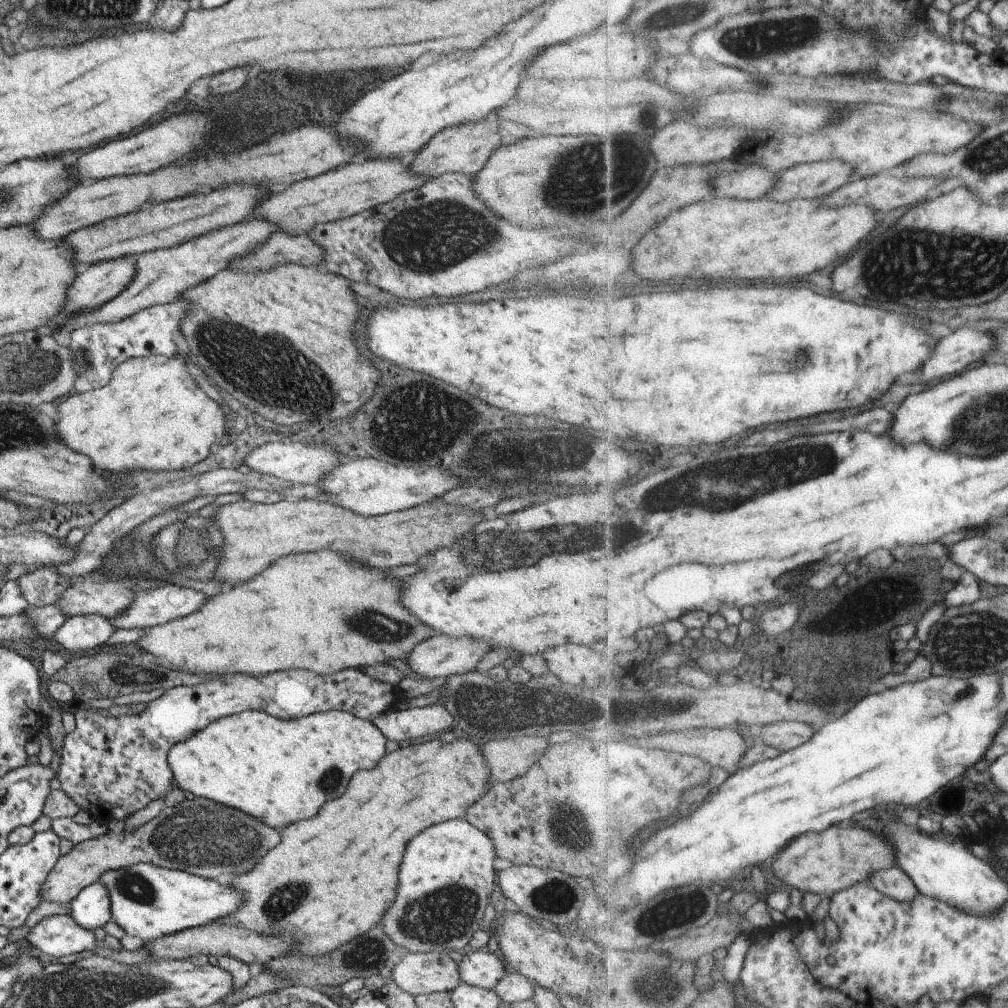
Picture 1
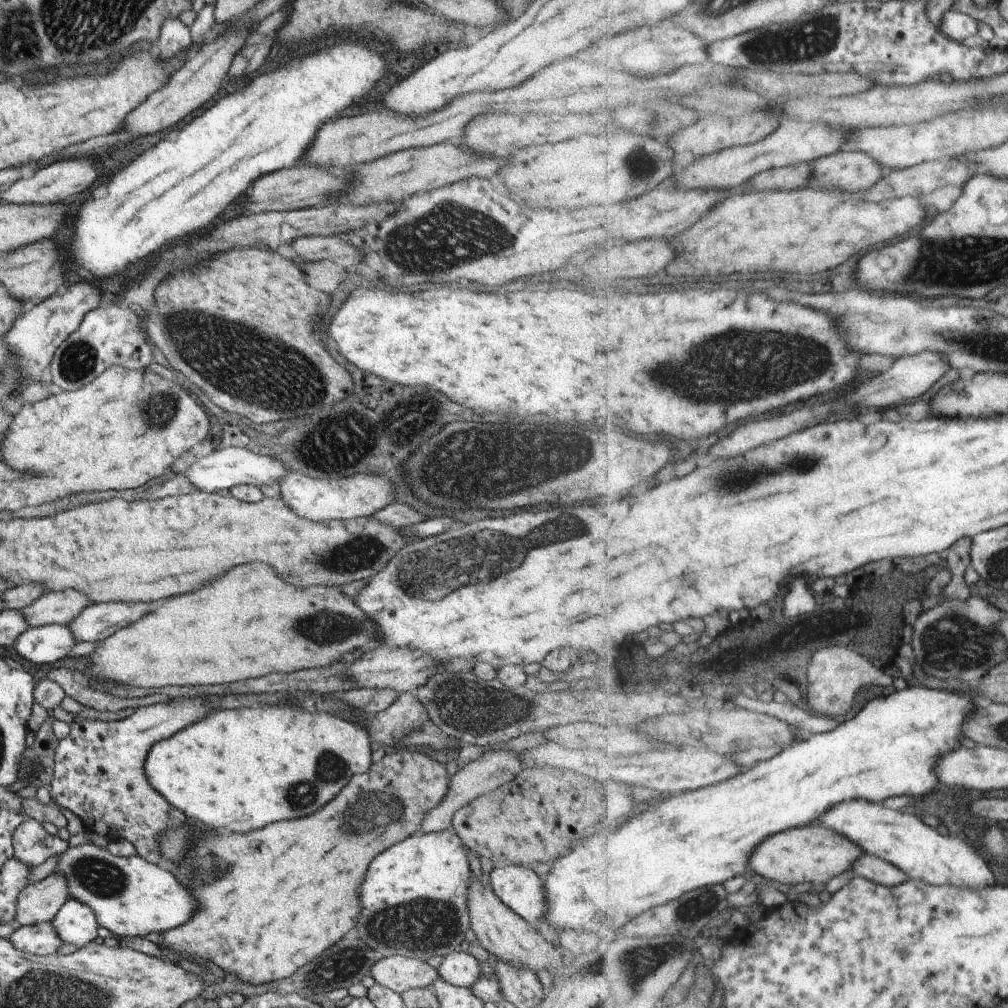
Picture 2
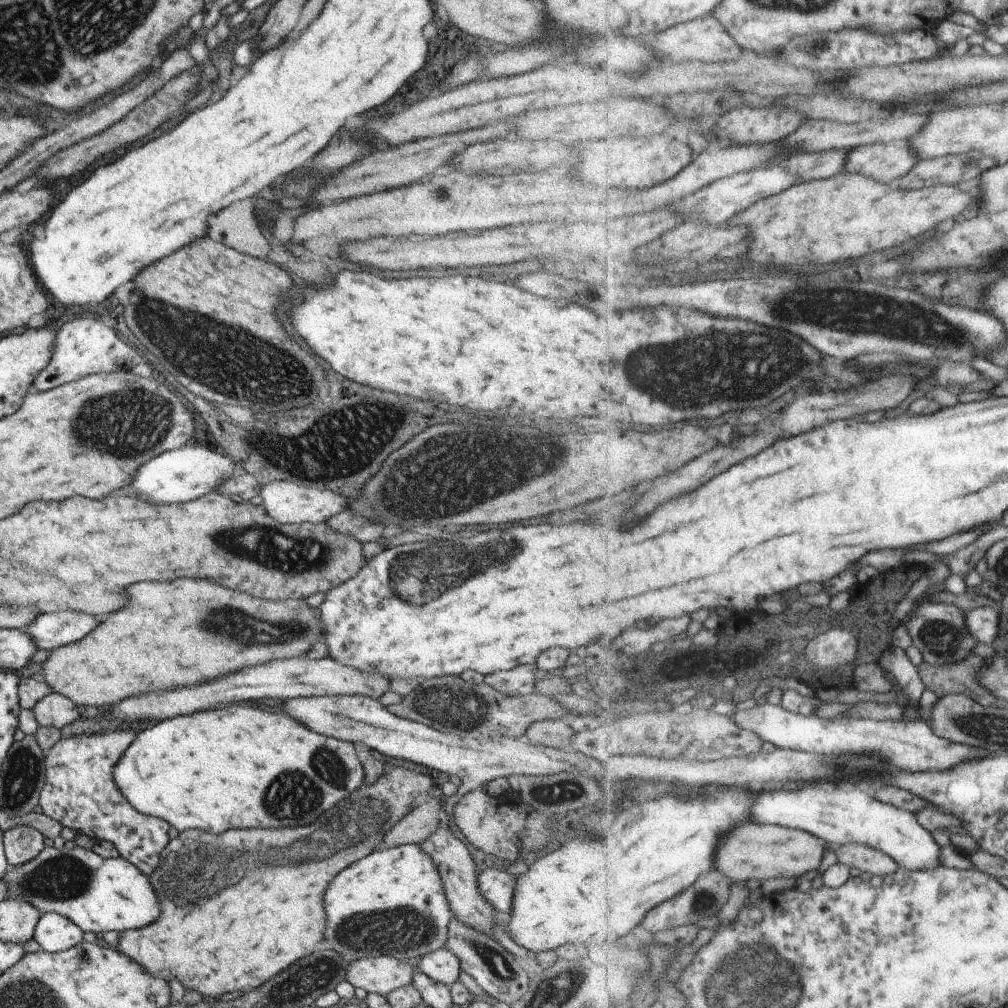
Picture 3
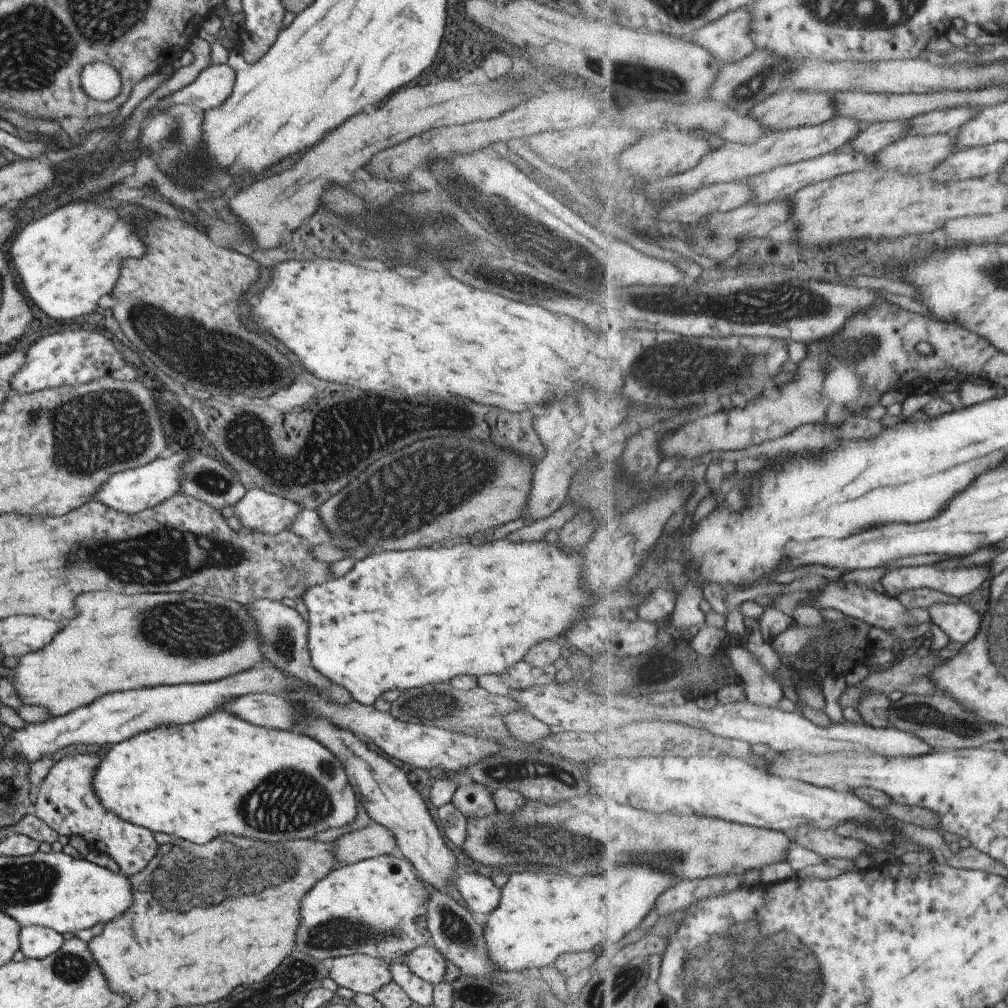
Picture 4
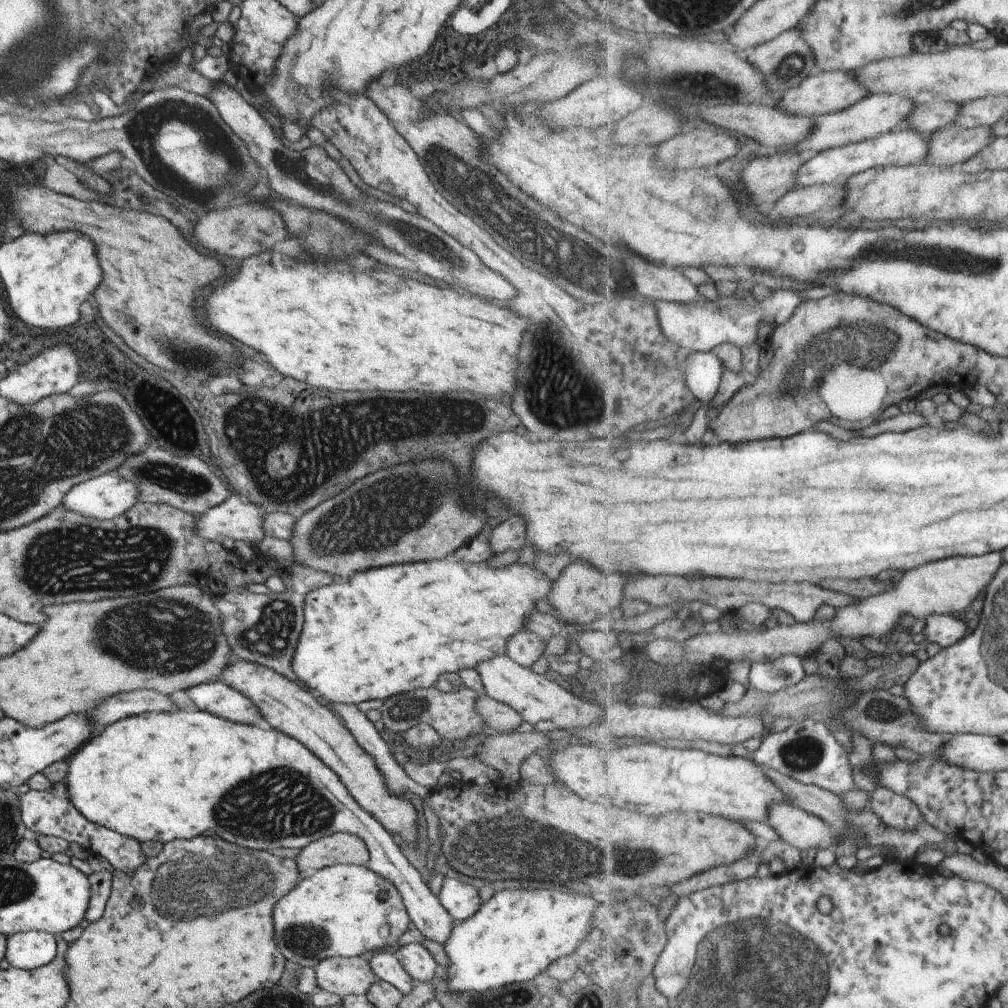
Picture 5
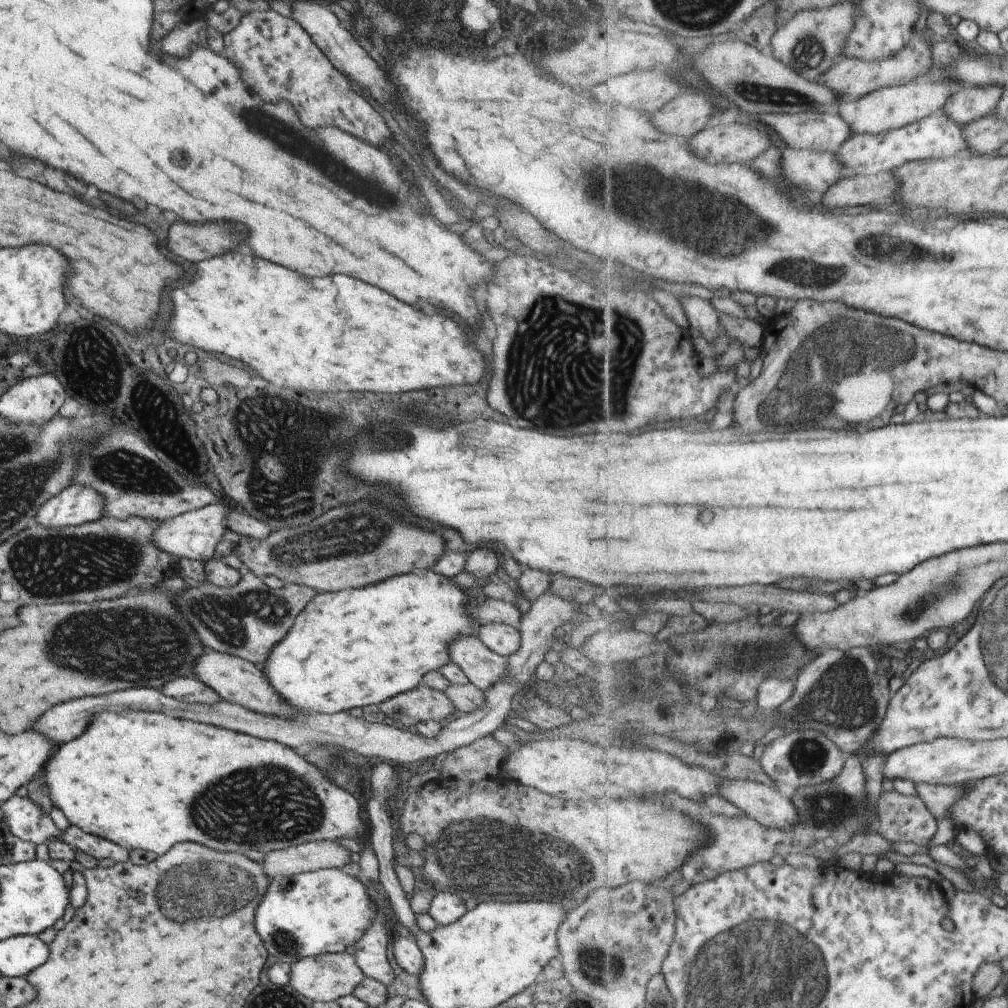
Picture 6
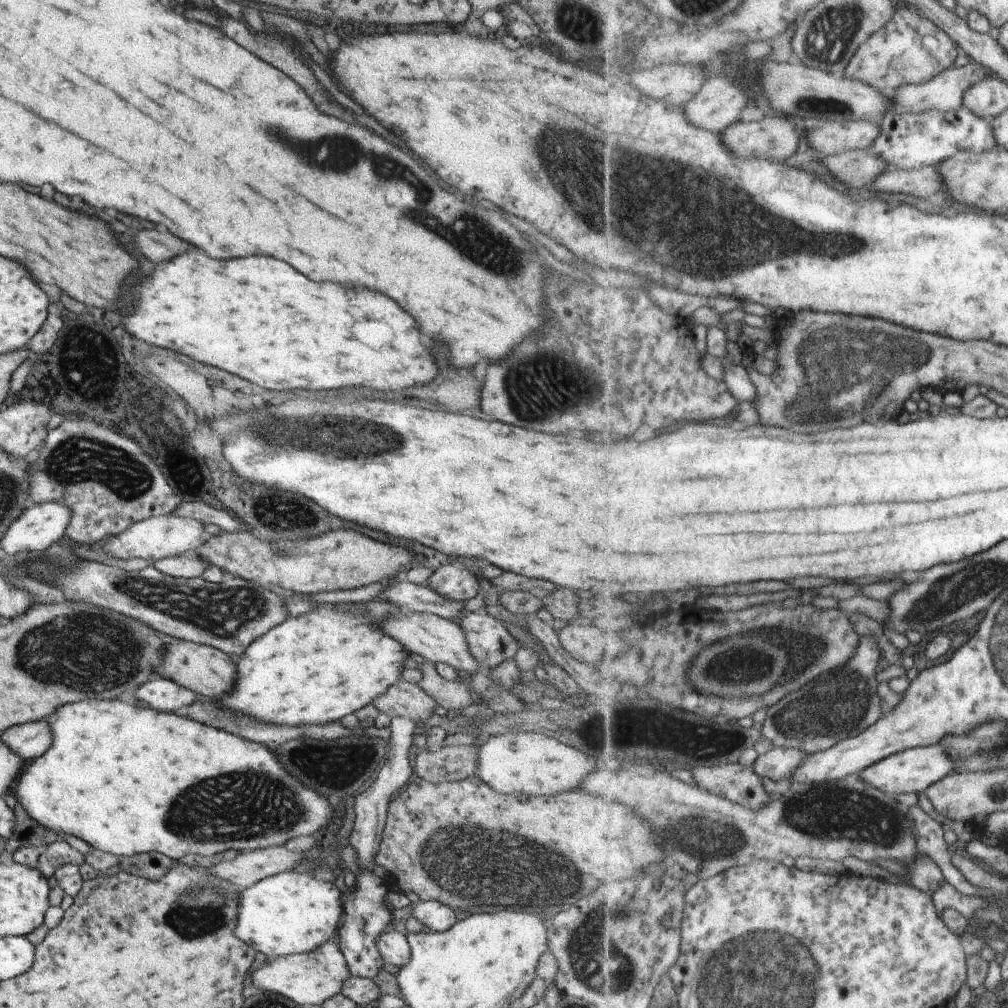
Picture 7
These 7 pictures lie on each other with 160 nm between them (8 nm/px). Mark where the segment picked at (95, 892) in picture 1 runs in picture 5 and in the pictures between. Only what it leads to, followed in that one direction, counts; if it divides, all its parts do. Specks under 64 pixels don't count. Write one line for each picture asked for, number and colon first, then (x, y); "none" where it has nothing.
2: (75, 923)
3: (54, 933)
4: (36, 942)
5: (27, 950)

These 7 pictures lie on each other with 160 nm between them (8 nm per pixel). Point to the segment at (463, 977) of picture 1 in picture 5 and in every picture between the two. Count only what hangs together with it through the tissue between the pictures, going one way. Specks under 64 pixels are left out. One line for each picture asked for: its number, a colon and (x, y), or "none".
2: (459, 968)
3: (443, 966)
4: (426, 962)
5: (416, 962)

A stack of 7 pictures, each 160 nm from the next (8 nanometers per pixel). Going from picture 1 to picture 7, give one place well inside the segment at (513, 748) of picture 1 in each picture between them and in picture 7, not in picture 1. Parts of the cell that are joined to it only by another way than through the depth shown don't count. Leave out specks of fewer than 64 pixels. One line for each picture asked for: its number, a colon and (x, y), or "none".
2: (495, 767)
3: (423, 819)
4: (373, 840)
5: (338, 848)
6: (314, 855)
7: (247, 868)

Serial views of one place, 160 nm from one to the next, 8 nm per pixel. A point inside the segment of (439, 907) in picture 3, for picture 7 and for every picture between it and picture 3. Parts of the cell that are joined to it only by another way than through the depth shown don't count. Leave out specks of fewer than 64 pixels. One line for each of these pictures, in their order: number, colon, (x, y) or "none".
4: (377, 906)
5: (343, 910)
6: (325, 911)
7: (287, 913)

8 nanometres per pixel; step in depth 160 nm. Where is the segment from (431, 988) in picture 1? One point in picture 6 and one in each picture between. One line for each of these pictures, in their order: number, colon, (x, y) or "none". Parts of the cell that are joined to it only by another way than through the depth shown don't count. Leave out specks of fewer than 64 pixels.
2: (399, 973)
3: (382, 975)
4: (365, 974)
5: (343, 976)
6: (326, 977)

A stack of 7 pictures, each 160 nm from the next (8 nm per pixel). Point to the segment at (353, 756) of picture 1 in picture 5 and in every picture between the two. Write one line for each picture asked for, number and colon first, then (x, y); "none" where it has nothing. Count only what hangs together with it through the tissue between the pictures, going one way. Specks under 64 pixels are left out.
2: (237, 770)
3: (234, 766)
4: (225, 774)
5: (155, 776)

